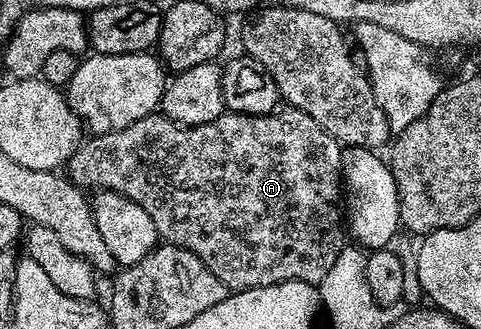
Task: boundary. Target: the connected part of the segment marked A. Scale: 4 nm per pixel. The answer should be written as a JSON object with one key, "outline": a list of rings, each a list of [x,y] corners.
{"outline":[[[290,106],[284,110],[270,112],[267,116],[248,116],[242,112],[226,110],[222,116],[215,118],[215,122],[207,122],[203,126],[194,128],[186,128],[175,123],[174,120],[168,120],[164,114],[139,118],[139,122],[123,130],[115,130],[111,134],[102,136],[90,135],[70,158],[67,176],[82,190],[93,188],[92,190],[118,192],[131,198],[131,202],[143,206],[143,210],[151,214],[151,222],[155,222],[158,237],[164,243],[174,244],[176,248],[191,250],[191,254],[198,256],[203,266],[207,266],[207,270],[211,270],[211,274],[219,278],[219,282],[229,287],[230,293],[282,284],[292,280],[317,286],[323,278],[327,278],[327,270],[331,270],[335,258],[339,258],[342,248],[347,244],[347,228],[343,223],[343,173],[341,170],[343,148],[327,130],[323,130],[323,127],[311,118],[310,114],[305,114]]]}

